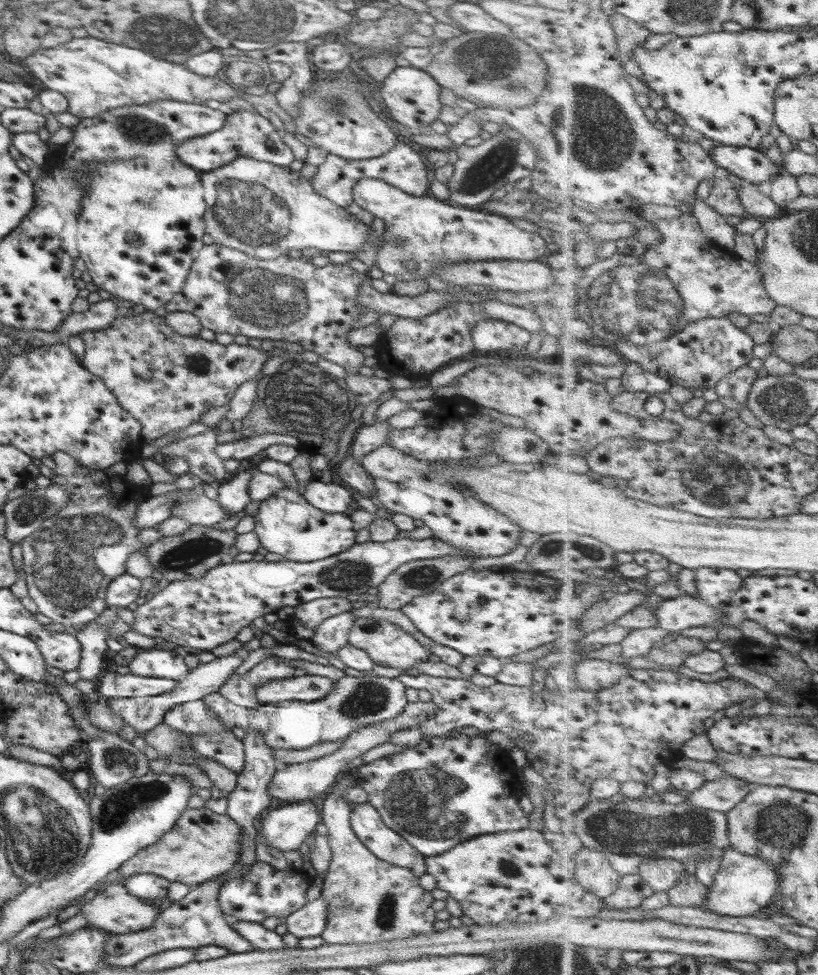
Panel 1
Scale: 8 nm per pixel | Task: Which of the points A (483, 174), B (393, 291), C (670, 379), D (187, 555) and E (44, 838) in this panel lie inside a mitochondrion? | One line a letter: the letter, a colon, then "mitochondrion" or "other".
A: mitochondrion
B: other
C: other
D: mitochondrion
E: mitochondrion

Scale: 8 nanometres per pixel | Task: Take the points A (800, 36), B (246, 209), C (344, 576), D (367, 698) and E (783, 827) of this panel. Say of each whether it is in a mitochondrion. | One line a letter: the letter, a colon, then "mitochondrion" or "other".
A: other
B: mitochondrion
C: mitochondrion
D: mitochondrion
E: mitochondrion

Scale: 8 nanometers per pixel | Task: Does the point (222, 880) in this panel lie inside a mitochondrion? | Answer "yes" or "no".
no

